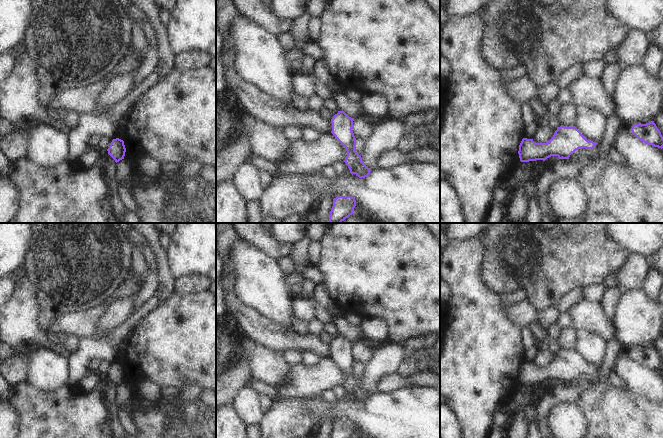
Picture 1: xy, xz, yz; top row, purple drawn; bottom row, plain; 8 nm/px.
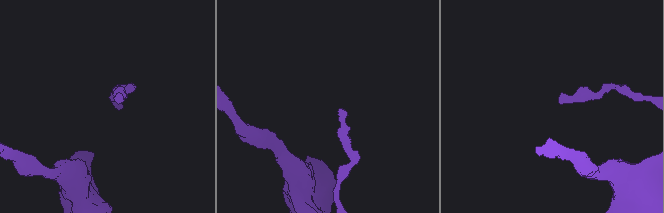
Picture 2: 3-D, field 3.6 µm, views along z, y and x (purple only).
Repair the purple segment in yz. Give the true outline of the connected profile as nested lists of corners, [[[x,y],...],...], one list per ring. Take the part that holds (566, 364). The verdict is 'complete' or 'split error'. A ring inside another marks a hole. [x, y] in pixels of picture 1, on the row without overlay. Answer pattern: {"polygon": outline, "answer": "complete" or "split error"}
{"polygon": [[[561,349],[547,367],[536,367],[533,363],[523,362],[519,369],[518,378],[521,386],[545,385],[551,380],[569,383],[576,374],[581,372],[593,373],[597,368],[587,364],[575,350],[565,351]]], "answer": "complete"}

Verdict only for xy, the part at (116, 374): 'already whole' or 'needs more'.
already whole

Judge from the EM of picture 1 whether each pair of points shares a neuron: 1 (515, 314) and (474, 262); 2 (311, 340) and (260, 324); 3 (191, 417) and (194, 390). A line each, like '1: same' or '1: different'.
1: different
2: same
3: same

